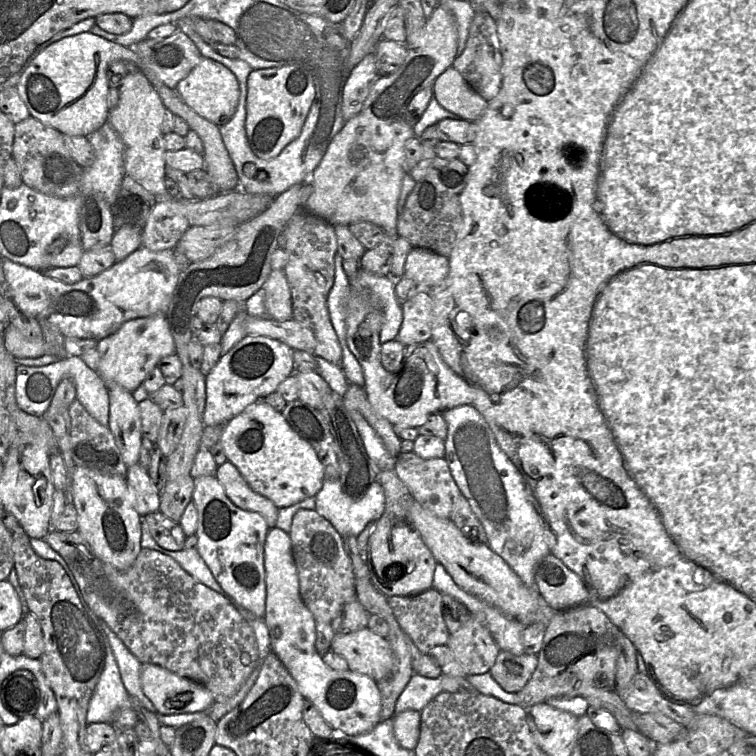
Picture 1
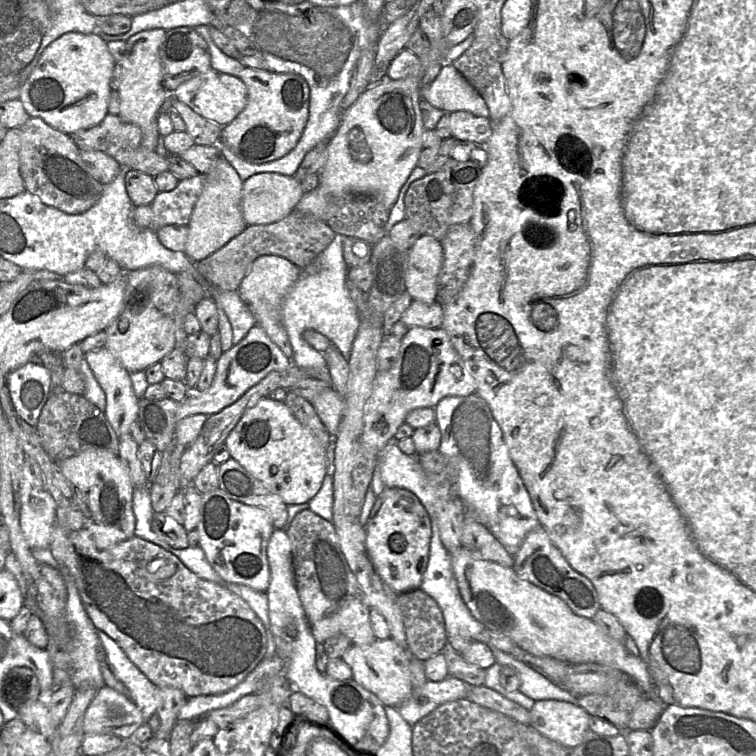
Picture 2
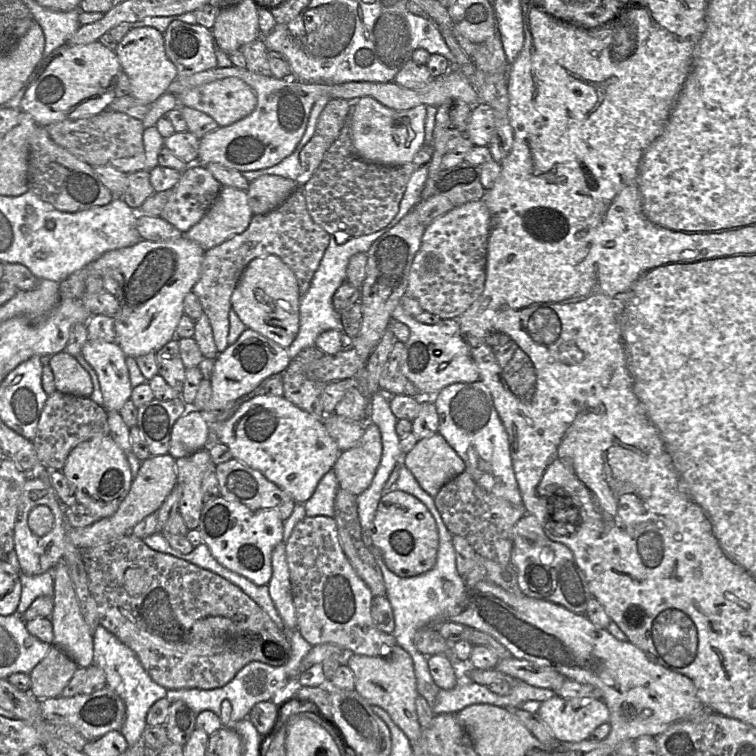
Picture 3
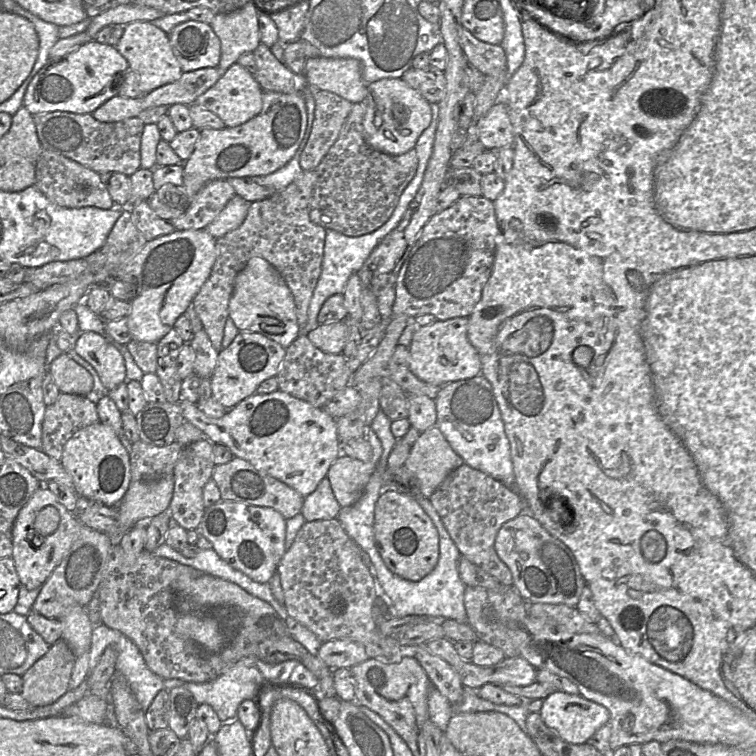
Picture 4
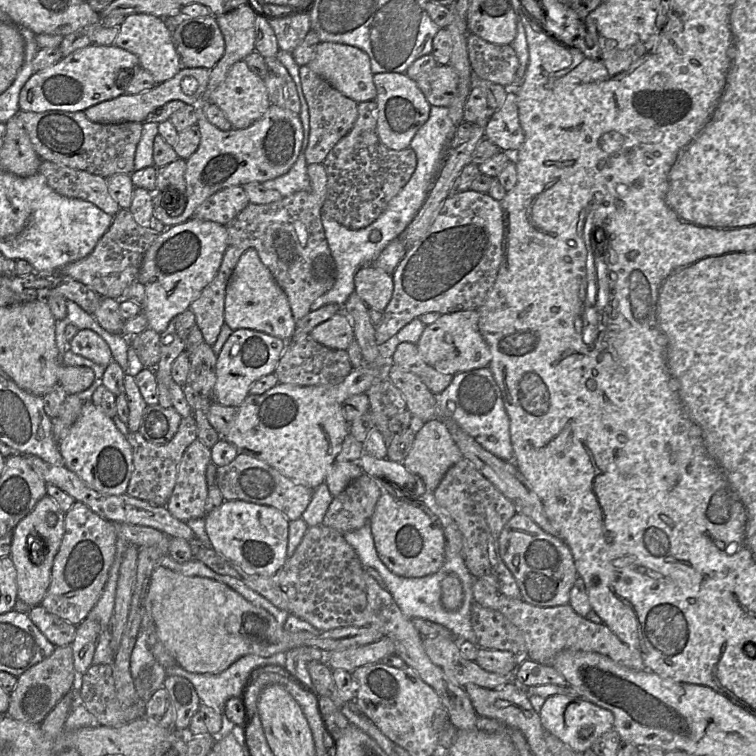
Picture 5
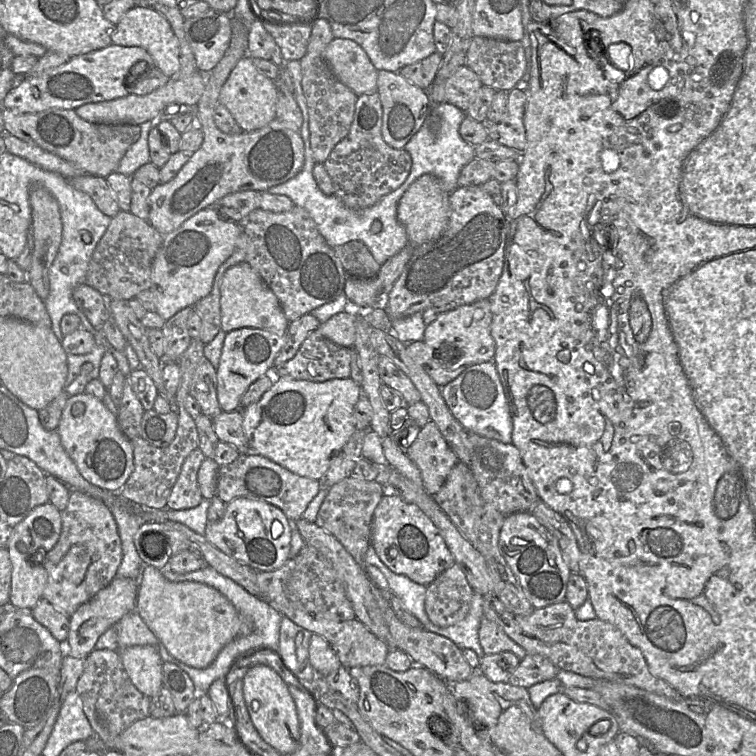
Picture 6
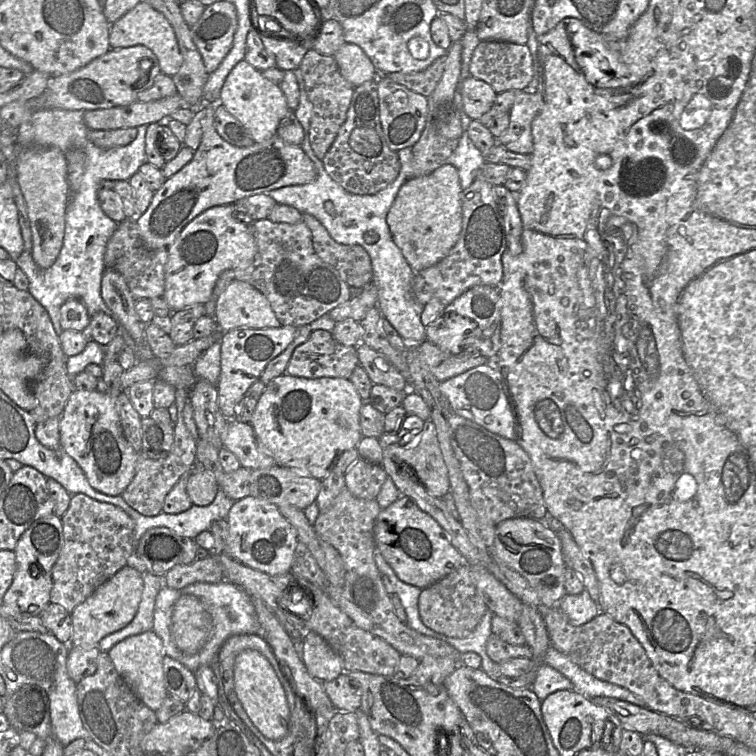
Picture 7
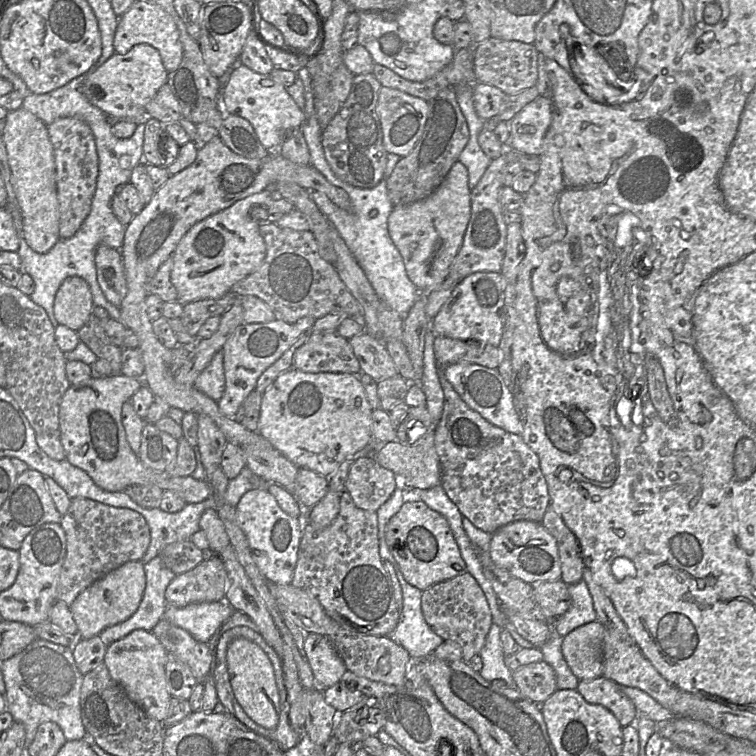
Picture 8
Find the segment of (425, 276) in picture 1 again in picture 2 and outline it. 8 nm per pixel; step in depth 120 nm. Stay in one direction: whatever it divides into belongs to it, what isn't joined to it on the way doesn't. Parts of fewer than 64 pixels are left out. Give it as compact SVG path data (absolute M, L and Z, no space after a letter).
M430 235L421 236L408 252L405 275L406 291L413 300L436 301L438 278L444 260L440 241Z

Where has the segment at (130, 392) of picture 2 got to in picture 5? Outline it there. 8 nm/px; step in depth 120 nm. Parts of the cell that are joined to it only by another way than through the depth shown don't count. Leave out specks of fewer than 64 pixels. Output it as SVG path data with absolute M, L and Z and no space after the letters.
M90 329L79 330L69 342L68 349L104 367L113 361L108 344Z

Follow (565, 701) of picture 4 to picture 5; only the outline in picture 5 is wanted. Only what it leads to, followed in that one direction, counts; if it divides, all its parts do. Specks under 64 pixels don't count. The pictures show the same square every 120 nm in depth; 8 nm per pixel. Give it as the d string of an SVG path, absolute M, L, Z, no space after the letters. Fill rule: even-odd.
M552 695L546 698L539 712L541 724L545 731L551 733L570 749L583 752L592 747L595 741L604 733L614 729L613 714L581 697L567 695ZM592 727L593 733L586 739L580 737L581 729Z

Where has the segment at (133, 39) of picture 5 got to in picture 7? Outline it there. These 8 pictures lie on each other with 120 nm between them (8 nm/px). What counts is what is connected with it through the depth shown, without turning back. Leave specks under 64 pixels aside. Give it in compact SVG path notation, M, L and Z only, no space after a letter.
M145 2L138 3L128 13L110 25L109 44L111 49L136 45L146 46L157 56L162 73L170 77L179 71L183 63L173 27L161 12Z

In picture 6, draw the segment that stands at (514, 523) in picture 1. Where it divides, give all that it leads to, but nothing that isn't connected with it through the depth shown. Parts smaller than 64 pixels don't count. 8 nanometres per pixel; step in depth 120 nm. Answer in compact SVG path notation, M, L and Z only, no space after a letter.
M494 362L471 365L456 379L441 387L443 399L453 416L468 431L504 444L512 443L512 416Z

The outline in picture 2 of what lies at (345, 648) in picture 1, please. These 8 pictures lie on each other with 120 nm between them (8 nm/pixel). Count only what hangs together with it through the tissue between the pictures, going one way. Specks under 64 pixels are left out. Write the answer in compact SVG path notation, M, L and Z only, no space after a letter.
M376 639L367 646L351 645L341 658L351 668L352 679L373 693L384 706L397 707L412 695L411 655L393 639Z

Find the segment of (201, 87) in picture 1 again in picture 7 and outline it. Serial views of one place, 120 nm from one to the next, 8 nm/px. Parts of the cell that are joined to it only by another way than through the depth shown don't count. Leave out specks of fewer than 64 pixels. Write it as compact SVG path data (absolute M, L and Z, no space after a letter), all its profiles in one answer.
M245 59L237 63L227 76L220 92L219 103L241 122L254 142L264 142L276 135L280 121L290 111L279 85L266 79Z

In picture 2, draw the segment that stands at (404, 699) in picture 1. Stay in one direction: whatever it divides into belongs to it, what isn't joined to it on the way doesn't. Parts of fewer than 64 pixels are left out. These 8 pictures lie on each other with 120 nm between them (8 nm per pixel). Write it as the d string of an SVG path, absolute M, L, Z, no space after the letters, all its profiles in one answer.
M448 676L440 682L427 680L421 689L395 707L410 725L414 725L438 706L460 699L466 699L473 686L455 677Z

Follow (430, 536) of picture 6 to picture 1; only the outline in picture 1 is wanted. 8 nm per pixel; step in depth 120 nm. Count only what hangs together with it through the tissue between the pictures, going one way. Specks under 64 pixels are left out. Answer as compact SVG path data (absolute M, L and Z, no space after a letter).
M395 470L377 471L385 492L386 507L376 522L367 545L367 564L374 586L386 597L413 596L432 589L436 560L419 532L407 520L407 499L411 493Z

